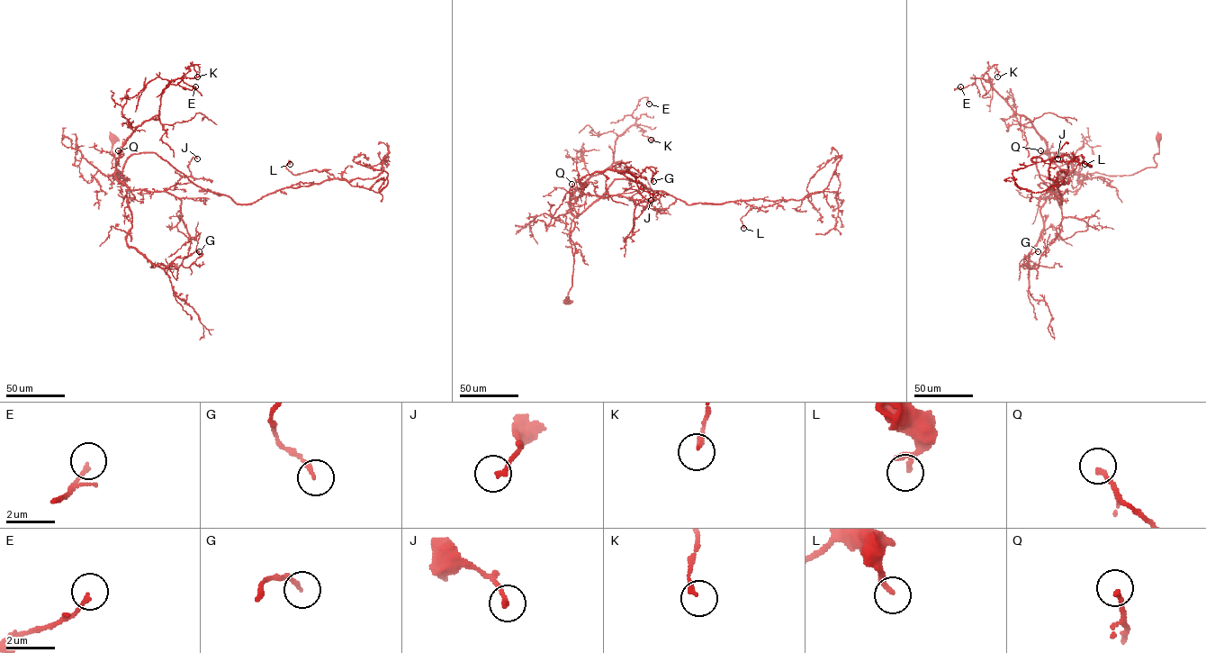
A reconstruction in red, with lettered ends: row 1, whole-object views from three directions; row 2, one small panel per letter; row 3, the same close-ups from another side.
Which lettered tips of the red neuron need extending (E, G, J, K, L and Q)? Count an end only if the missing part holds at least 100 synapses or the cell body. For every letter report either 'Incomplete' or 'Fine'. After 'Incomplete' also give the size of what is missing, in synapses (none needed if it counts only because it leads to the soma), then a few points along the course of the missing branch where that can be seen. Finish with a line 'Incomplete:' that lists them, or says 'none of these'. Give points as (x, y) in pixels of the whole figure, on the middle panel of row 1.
E: Fine
G: Fine
J: Fine
K: Fine
L: Fine
Q: Fine
Incomplete: none of these

